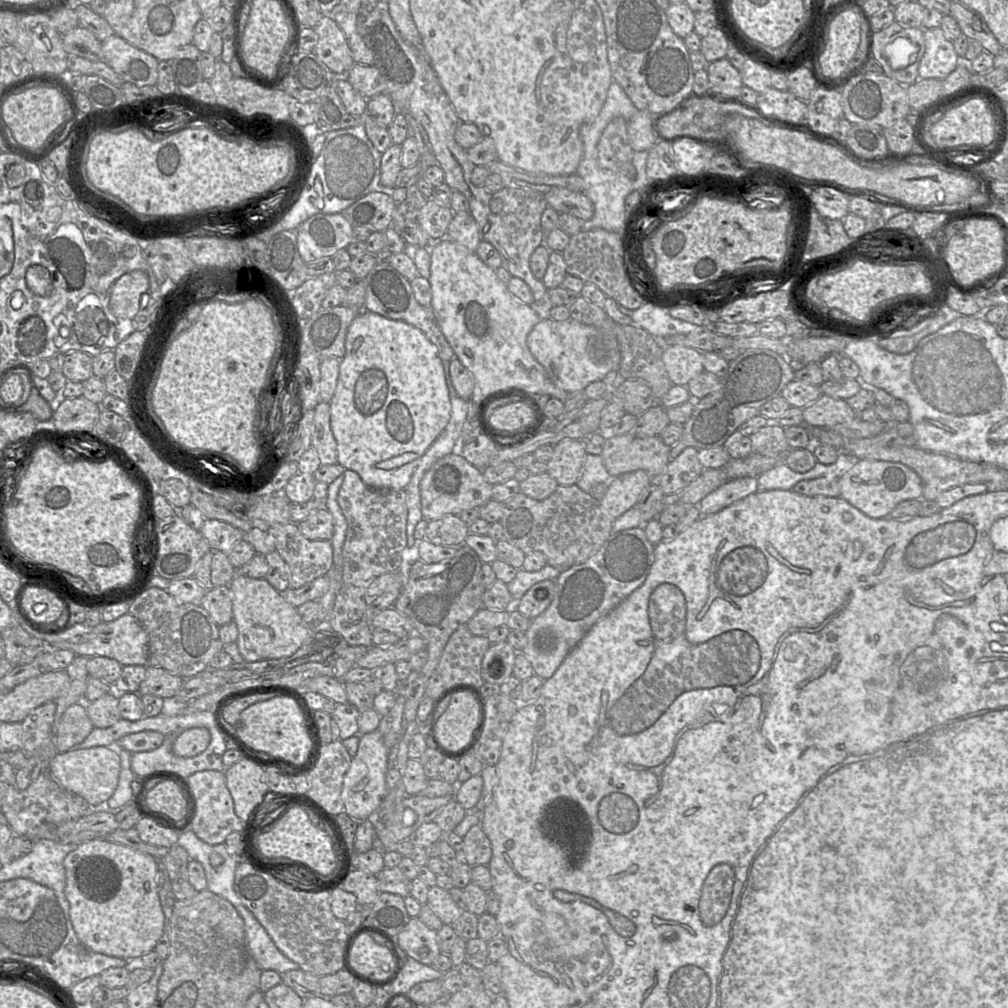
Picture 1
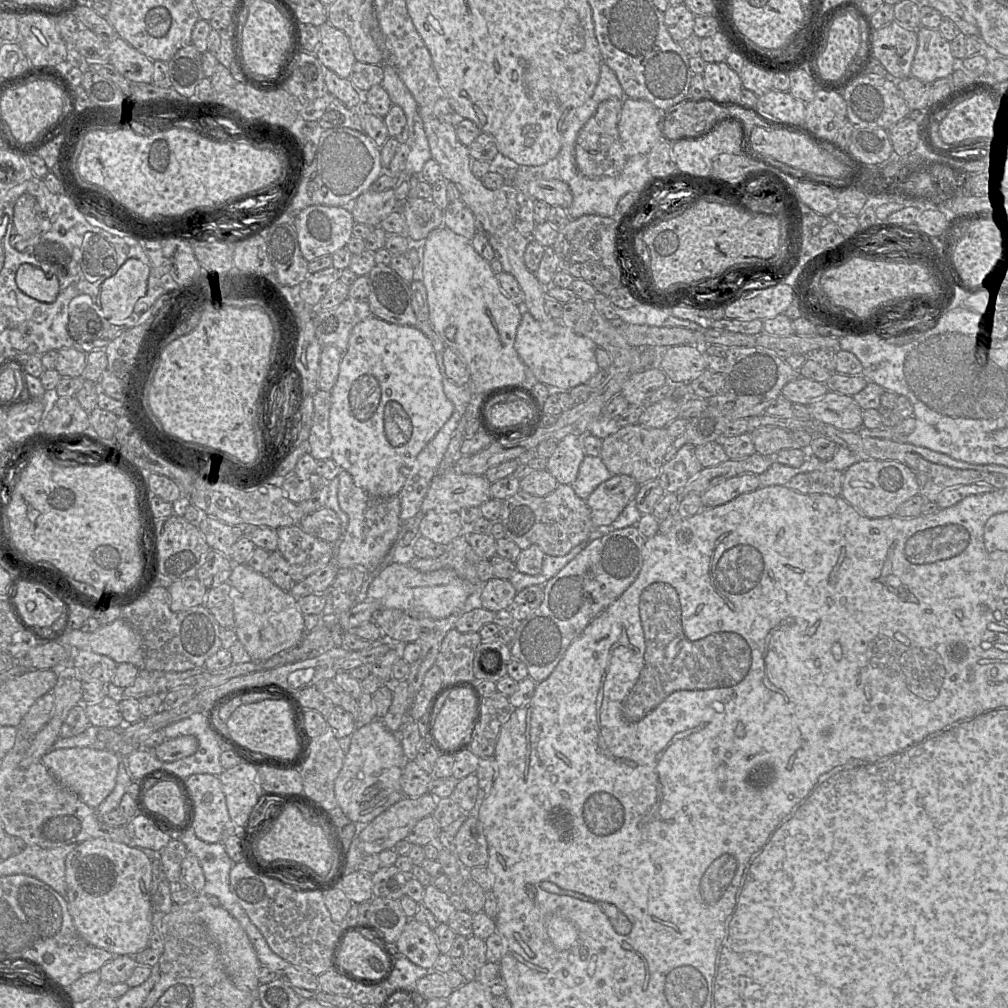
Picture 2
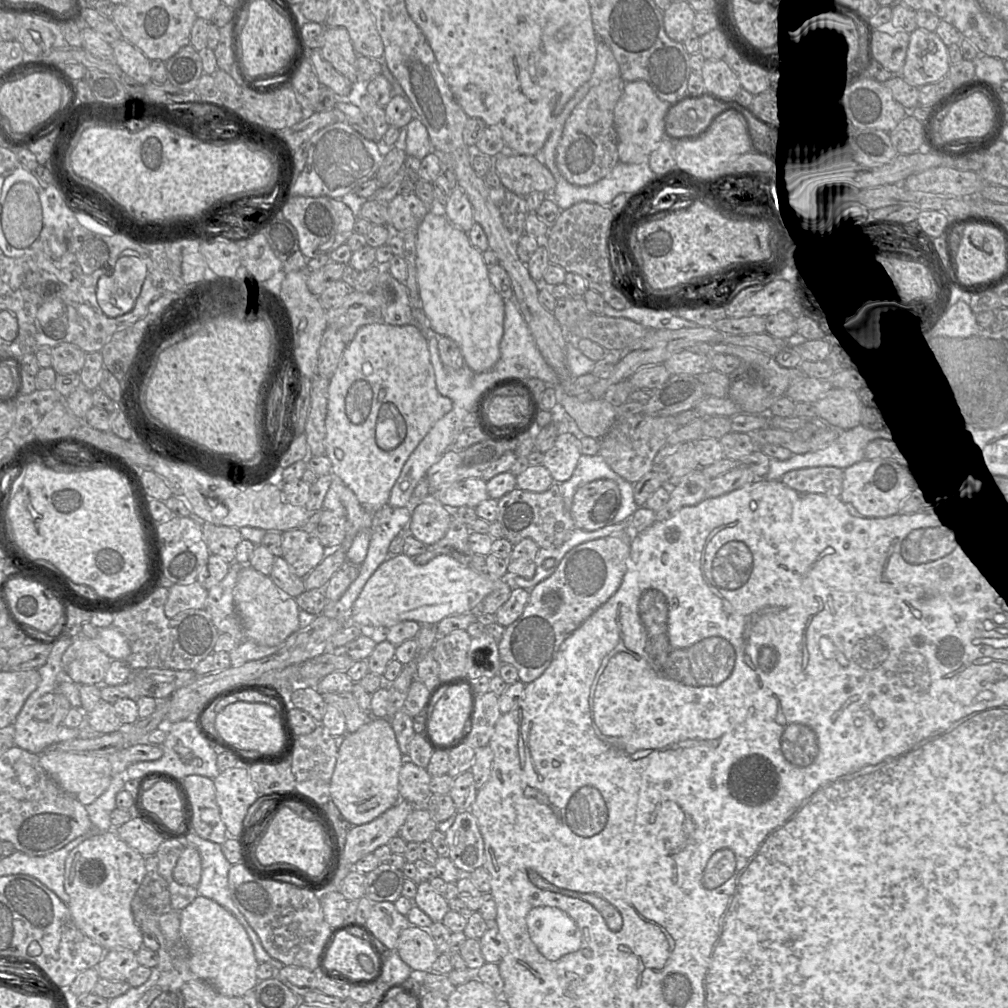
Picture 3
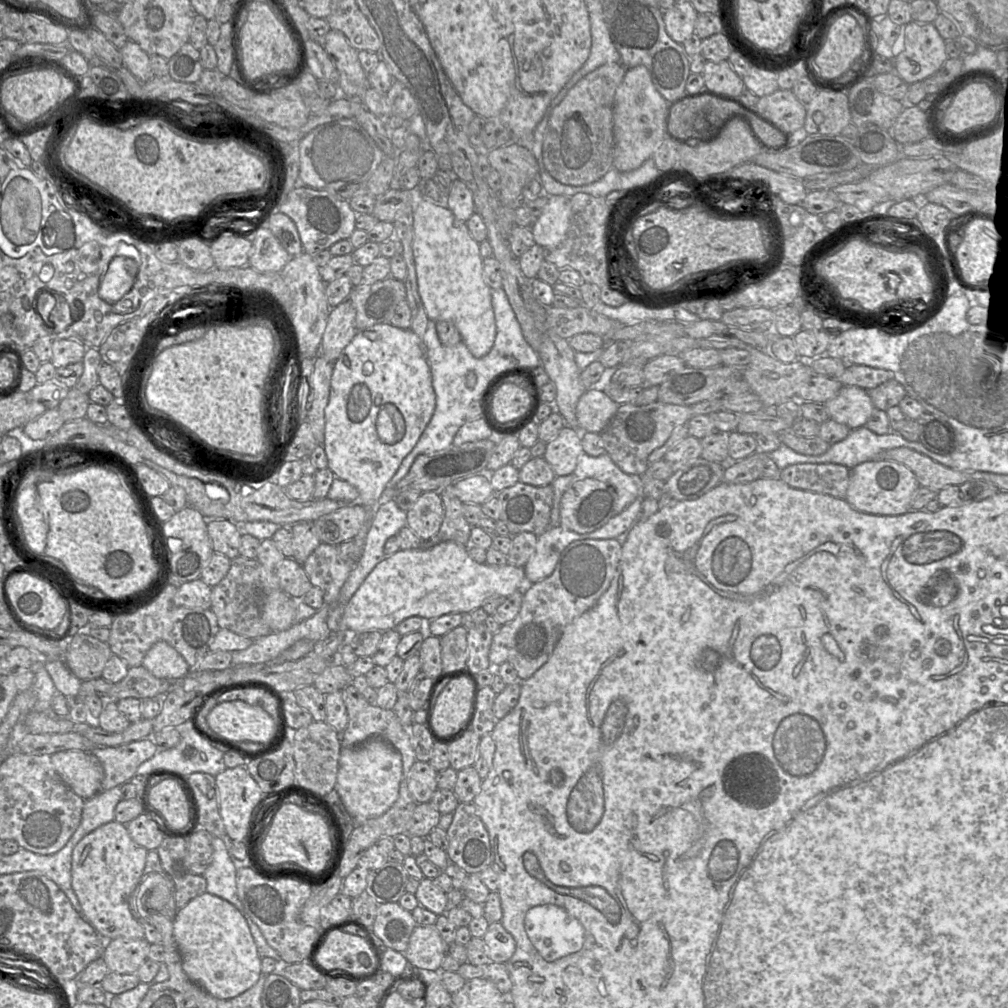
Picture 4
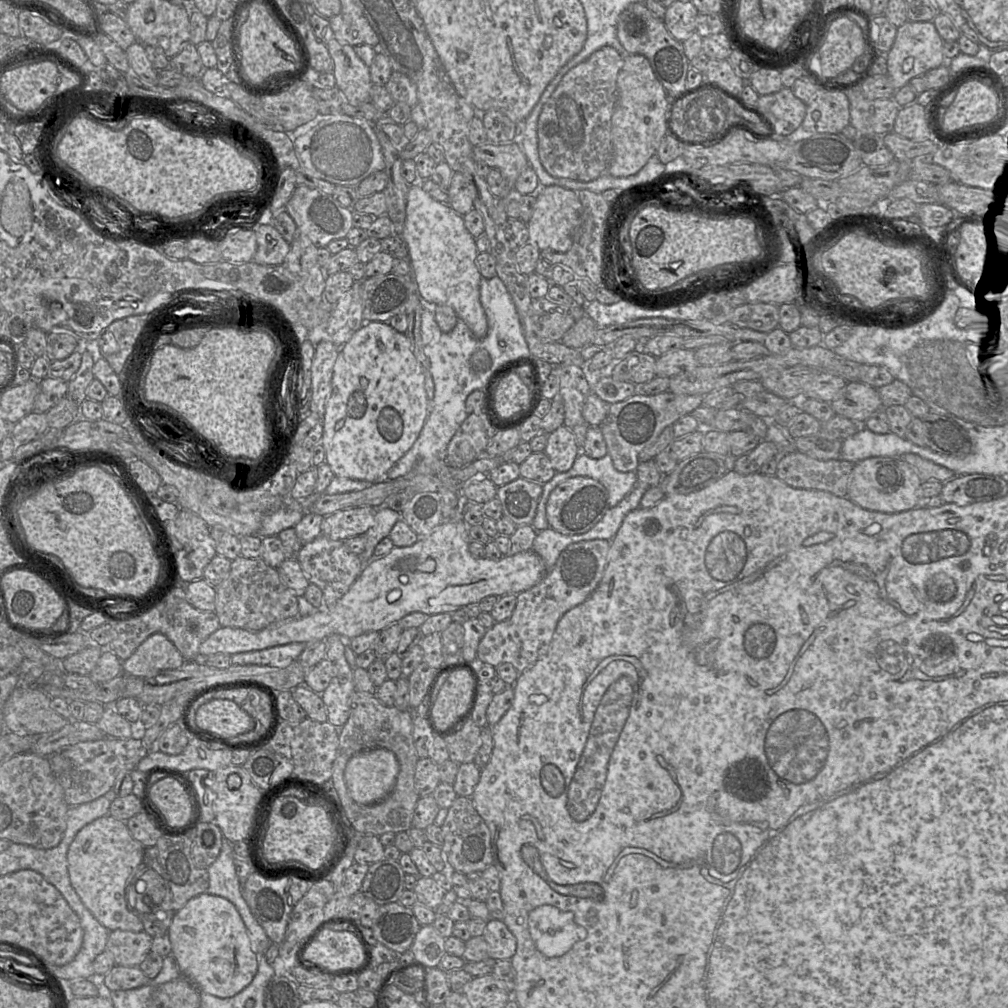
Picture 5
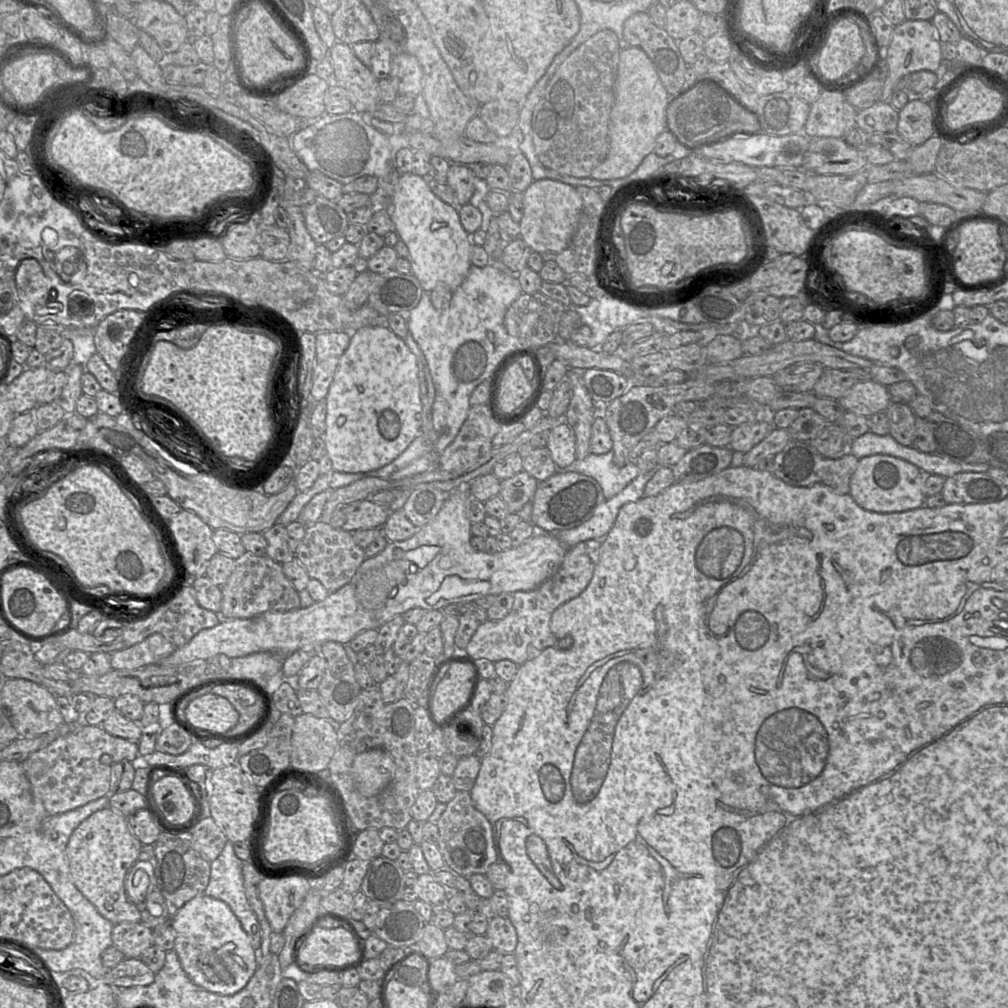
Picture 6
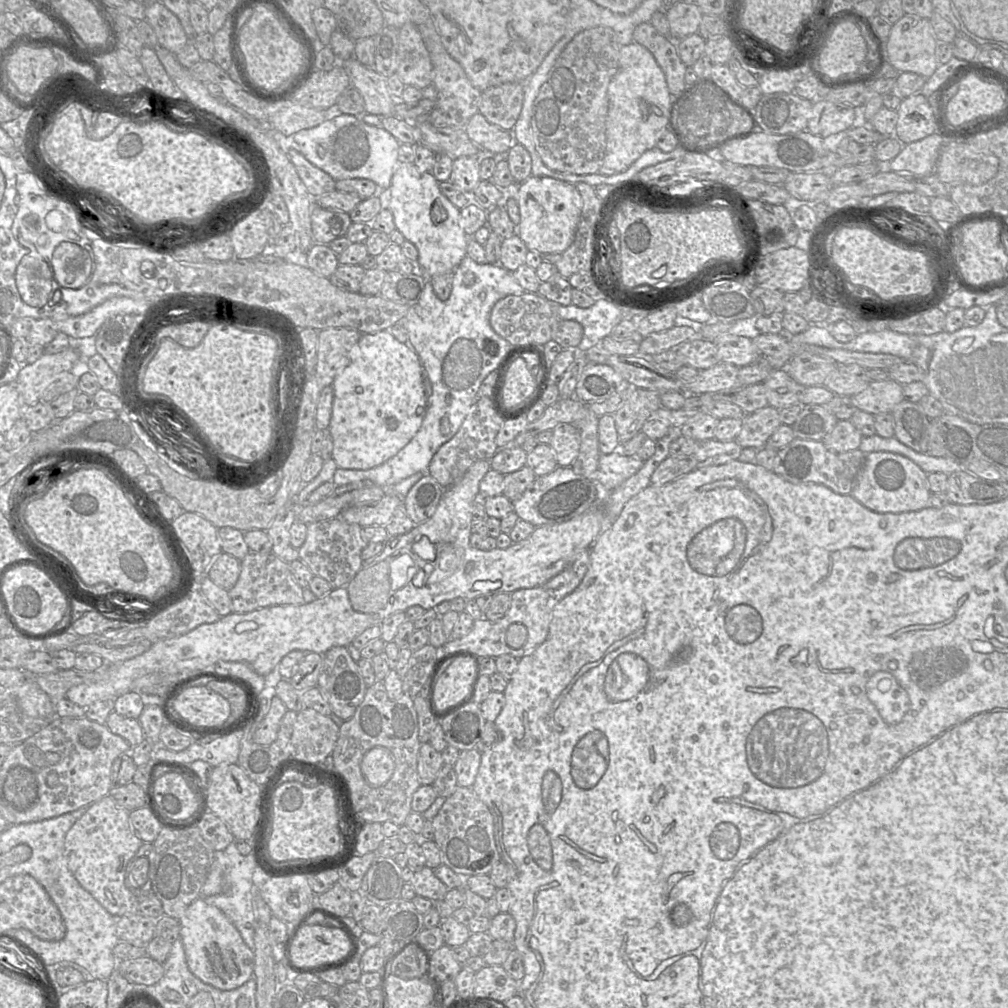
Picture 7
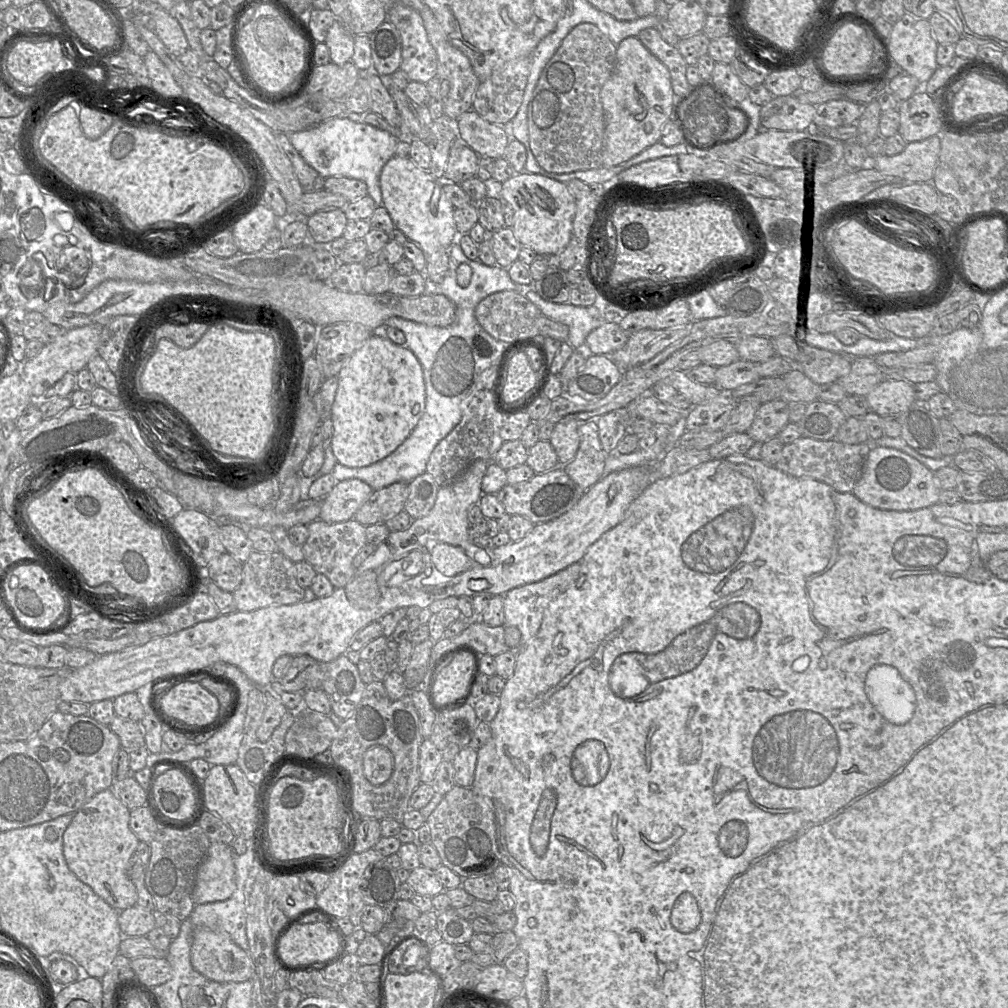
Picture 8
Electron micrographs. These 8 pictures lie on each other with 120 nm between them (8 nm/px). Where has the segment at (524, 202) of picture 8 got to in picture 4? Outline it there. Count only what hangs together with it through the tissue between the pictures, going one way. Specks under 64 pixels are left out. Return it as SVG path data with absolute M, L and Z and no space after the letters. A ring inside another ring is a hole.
M554 195L530 228L535 244L543 248L556 248L564 239L570 221L570 197Z

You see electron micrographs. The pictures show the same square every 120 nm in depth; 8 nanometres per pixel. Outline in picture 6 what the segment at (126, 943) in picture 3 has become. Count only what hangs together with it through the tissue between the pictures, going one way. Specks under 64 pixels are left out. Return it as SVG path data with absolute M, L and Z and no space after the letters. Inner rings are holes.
M110 807L96 811L72 832L67 844L68 866L72 881L98 912L114 925L141 922L141 913L126 894L125 879L142 848L133 835L127 817Z

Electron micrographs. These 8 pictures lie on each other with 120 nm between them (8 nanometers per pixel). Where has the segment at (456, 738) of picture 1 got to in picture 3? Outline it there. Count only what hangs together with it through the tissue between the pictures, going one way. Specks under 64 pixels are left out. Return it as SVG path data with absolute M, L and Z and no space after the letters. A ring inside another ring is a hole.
M465 685L450 688L443 693L440 690L434 697L434 707L429 723L429 732L433 740L440 745L454 741L461 733L470 714L470 695Z

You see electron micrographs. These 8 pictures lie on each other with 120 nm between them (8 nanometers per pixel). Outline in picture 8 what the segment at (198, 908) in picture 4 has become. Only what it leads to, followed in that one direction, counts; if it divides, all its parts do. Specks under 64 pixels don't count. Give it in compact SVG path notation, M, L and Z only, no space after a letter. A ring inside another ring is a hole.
M195 930L191 943L193 968L217 982L244 982L253 977L253 962L248 952L223 931Z

